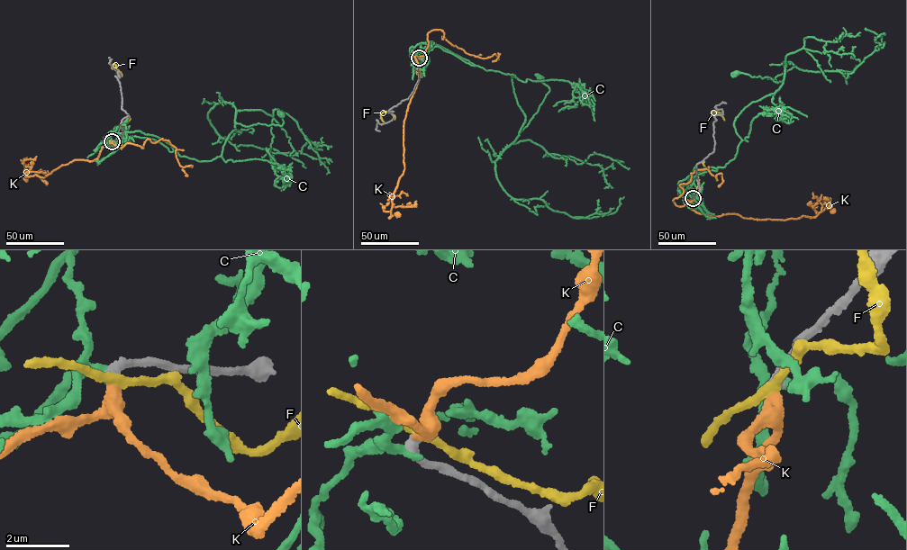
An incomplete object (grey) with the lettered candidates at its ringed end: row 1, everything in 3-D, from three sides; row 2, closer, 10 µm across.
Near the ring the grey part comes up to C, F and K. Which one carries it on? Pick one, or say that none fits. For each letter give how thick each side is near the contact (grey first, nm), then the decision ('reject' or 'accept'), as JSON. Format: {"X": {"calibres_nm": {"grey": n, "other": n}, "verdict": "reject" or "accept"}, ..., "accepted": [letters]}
{"C": {"calibres_nm": {"grey": 400, "other": 220}, "verdict": "reject"}, "F": {"calibres_nm": {"grey": 360, "other": 240}, "verdict": "reject"}, "K": {"calibres_nm": {"grey": 360, "other": 260}, "verdict": "accept"}, "accepted": ["K"]}

